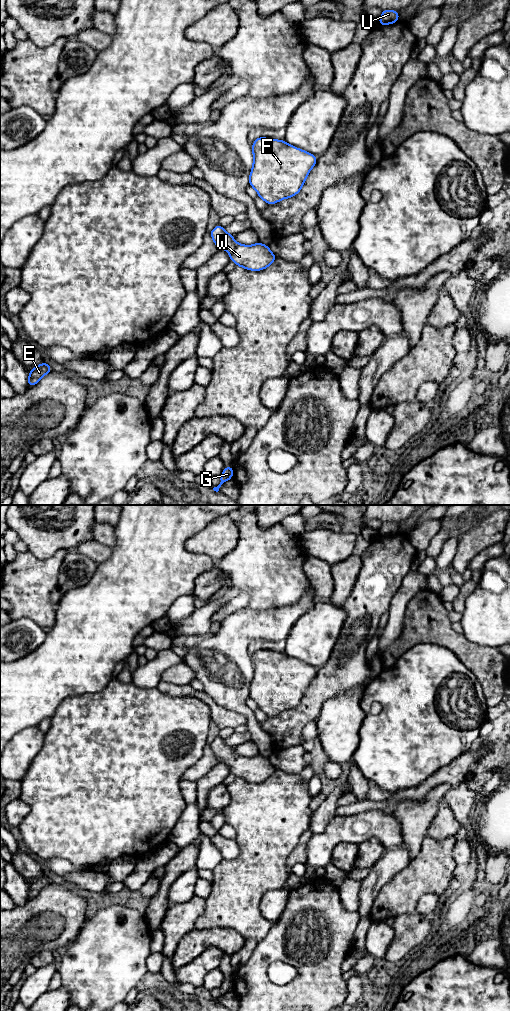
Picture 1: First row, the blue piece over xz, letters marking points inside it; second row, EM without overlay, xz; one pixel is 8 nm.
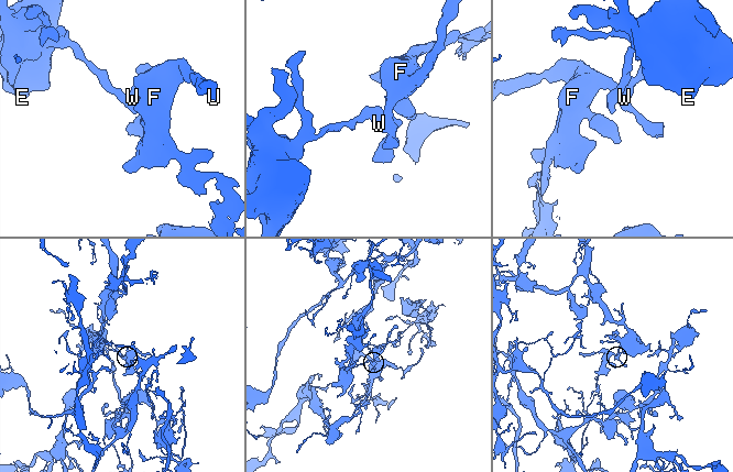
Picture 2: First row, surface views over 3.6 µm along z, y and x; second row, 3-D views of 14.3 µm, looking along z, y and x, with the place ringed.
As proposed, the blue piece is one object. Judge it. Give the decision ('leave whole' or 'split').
leave whole

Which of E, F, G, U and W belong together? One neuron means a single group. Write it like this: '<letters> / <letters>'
E F G U W

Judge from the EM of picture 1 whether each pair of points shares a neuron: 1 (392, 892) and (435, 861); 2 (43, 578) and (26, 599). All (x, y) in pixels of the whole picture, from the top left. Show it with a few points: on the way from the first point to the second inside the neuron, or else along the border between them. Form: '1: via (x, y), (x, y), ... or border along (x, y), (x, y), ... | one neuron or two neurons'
1: via (403, 891), (424, 872) | one neuron
2: via (38, 583), (29, 594) | one neuron

